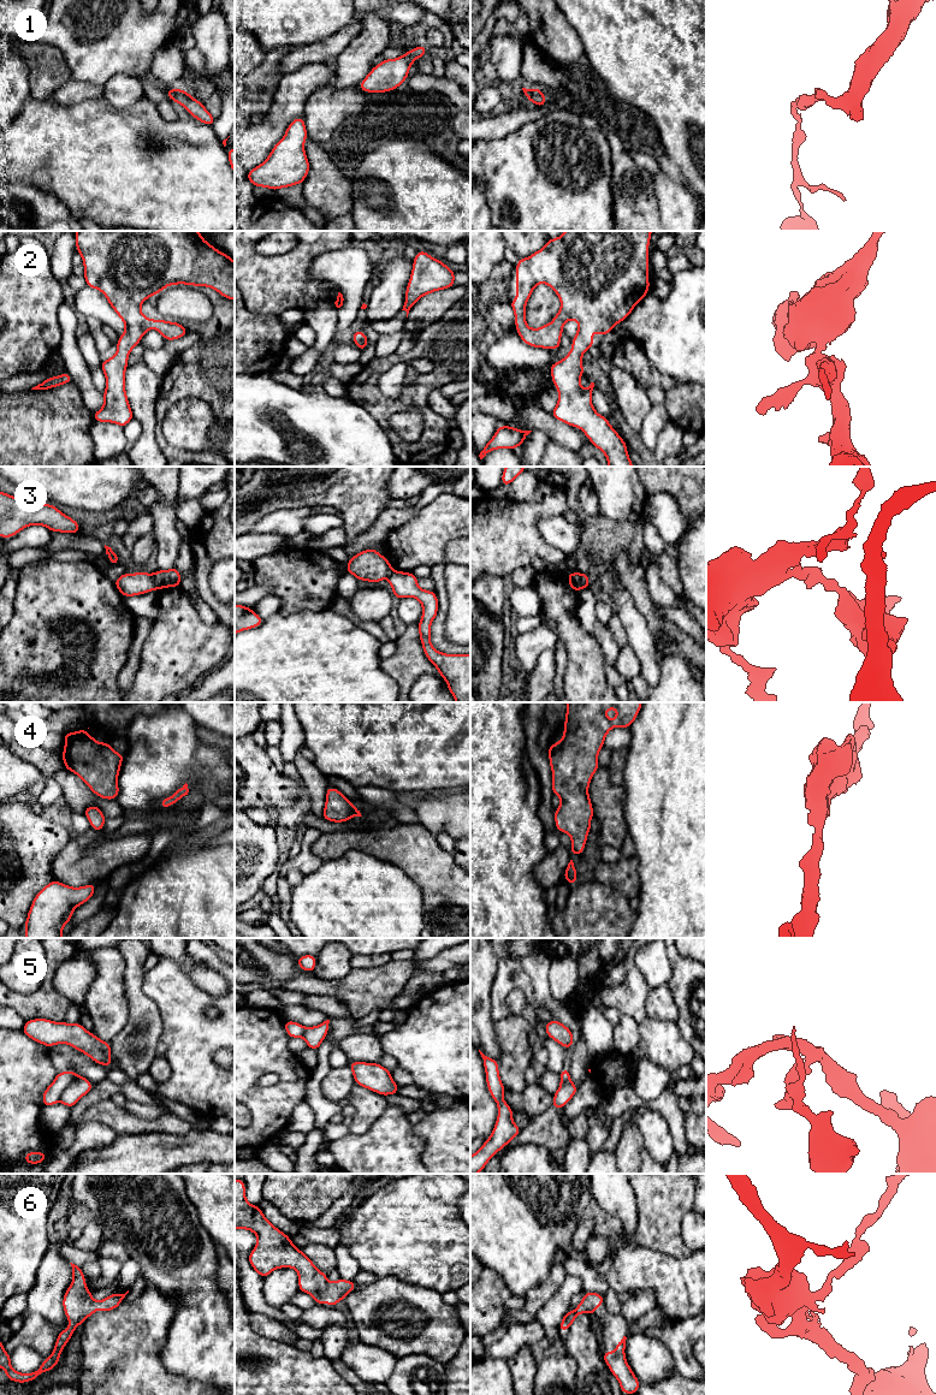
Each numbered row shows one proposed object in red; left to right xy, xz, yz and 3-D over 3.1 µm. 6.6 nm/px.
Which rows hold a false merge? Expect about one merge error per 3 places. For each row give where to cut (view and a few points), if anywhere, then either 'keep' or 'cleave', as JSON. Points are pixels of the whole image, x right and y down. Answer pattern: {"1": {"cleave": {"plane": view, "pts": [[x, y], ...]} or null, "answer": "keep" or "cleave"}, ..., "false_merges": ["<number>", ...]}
{"1": {"cleave": {"plane": "xz", "pts": [[407, 53], [414, 59]]}, "answer": "cleave"}, "2": {"cleave": null, "answer": "keep"}, "3": {"cleave": {"plane": "yz", "pts": [[578, 573], [582, 587]]}, "answer": "cleave"}, "4": {"cleave": null, "answer": "keep"}, "5": {"cleave": {"plane": "xy", "pts": [[77, 1075], [63, 1092], [59, 1100]]}, "answer": "cleave"}, "6": {"cleave": null, "answer": "keep"}, "false_merges": ["1", "3", "5"]}

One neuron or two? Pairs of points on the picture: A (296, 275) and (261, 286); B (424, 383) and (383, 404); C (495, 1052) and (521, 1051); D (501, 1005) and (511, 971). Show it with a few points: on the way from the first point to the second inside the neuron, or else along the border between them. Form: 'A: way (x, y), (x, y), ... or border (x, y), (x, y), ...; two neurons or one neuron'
A: way (288, 275), (282, 282), (270, 285); one neuron
B: way (414, 393), (402, 405), (394, 405); one neuron
C: border (493, 1025), (499, 1050), (498, 1061); two neurons
D: way (501, 997), (501, 987), (505, 979); one neuron

